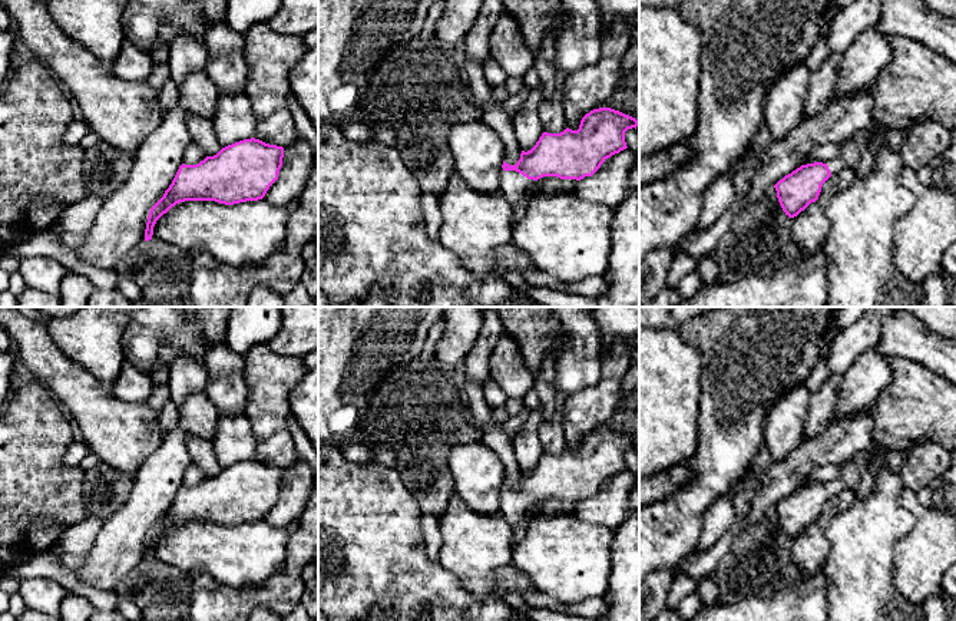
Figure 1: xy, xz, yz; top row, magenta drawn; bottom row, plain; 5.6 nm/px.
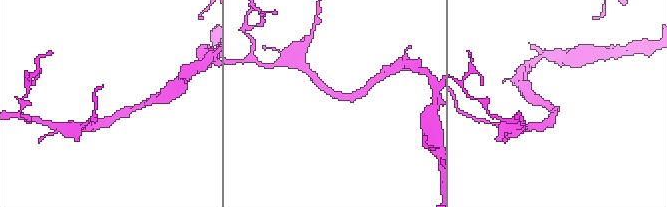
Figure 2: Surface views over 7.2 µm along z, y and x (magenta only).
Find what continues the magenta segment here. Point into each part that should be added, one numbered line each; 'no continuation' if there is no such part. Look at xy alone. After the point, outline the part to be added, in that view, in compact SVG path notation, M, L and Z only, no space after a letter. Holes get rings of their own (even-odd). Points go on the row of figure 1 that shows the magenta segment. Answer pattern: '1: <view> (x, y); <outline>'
no continuation

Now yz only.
1: yz (852, 149); M870 129L853 133L846 142L841 143L840 155L827 163L830 172L836 174L846 168L854 169L870 143Z

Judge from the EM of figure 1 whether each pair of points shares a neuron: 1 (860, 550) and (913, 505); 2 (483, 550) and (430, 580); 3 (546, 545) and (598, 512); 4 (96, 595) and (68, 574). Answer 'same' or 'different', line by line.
1: different
2: different
3: different
4: same

